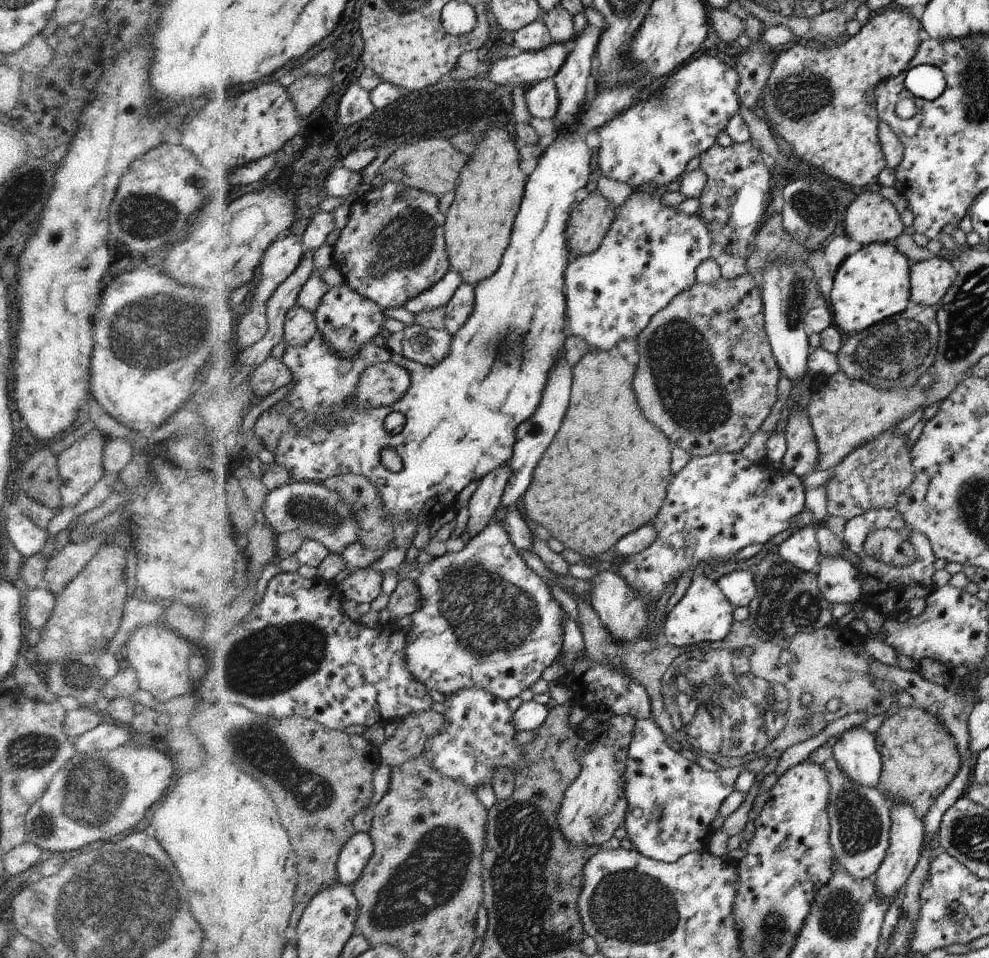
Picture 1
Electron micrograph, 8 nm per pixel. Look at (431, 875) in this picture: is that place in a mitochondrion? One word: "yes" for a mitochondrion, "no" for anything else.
yes

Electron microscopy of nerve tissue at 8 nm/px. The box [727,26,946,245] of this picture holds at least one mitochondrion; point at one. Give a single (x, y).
(796, 96)

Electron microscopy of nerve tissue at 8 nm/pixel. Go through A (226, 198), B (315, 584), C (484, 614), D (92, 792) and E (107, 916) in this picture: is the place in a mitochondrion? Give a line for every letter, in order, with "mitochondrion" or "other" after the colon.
A: other
B: other
C: mitochondrion
D: mitochondrion
E: mitochondrion

